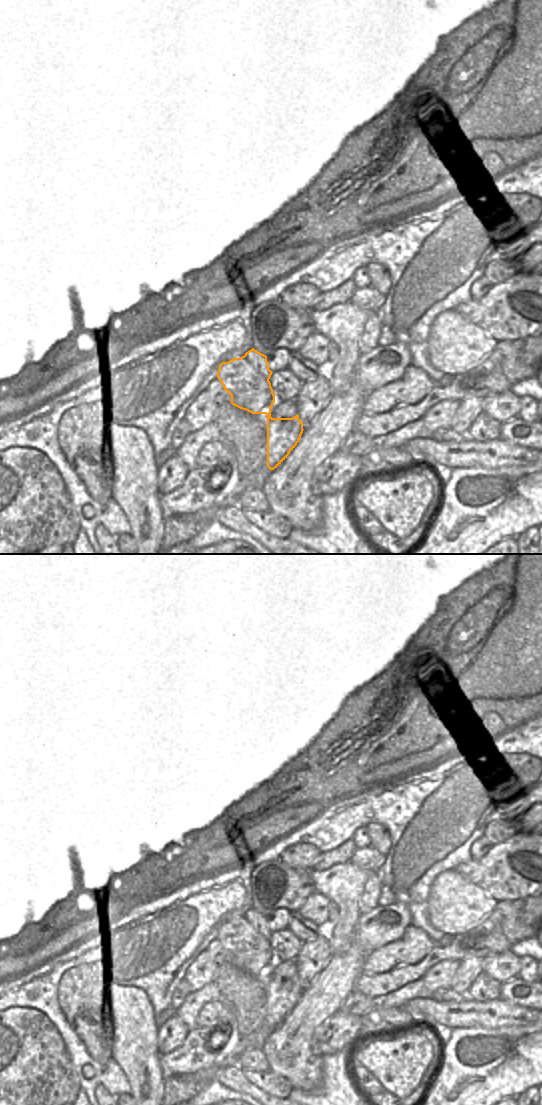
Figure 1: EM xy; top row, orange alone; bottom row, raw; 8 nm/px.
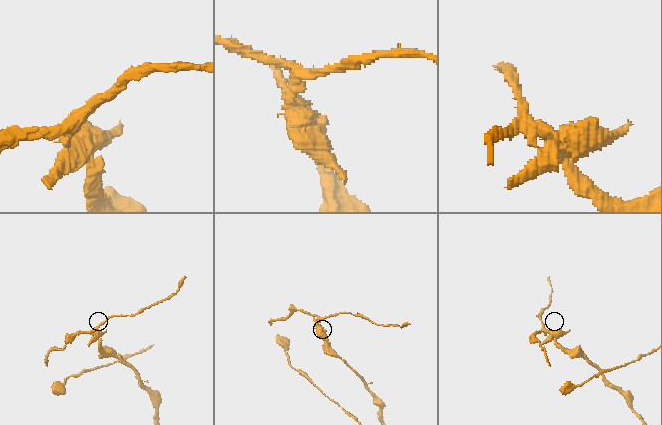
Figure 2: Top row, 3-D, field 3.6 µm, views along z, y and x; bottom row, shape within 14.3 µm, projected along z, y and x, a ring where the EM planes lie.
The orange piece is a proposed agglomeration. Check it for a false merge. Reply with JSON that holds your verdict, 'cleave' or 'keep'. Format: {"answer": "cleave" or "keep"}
{"answer": "cleave"}

